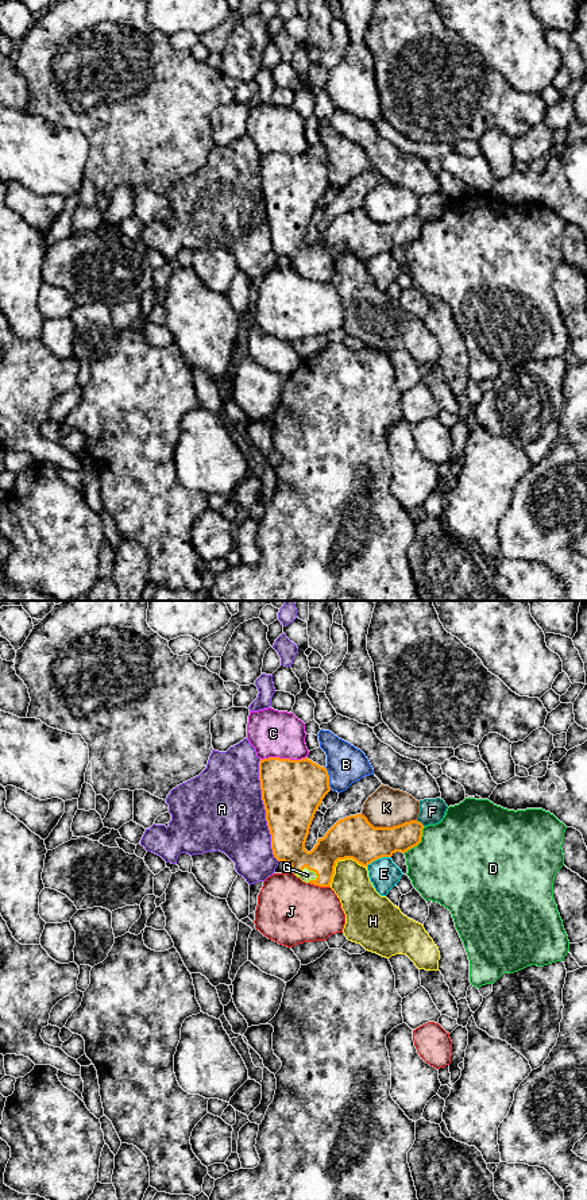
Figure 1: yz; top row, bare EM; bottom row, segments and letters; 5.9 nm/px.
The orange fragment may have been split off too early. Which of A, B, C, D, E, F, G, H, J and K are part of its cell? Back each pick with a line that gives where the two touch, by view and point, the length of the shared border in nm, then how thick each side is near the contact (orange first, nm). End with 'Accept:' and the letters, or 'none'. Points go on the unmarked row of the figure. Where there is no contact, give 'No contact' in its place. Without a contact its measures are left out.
G: Touches orange at yz (305, 261). Shared border 160 nm. Thickness 240 nm (orange) against 70 nm
Accept: G

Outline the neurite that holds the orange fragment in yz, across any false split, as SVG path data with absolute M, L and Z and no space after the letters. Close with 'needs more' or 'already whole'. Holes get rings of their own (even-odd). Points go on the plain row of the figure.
M308 153L260 154L259 175L273 250L289 258L305 278L331 282L339 255L352 254L367 262L421 238L424 220L418 216L374 223L364 211L356 209L339 215L308 247L305 238L312 216L331 186L327 163Z; needs more

